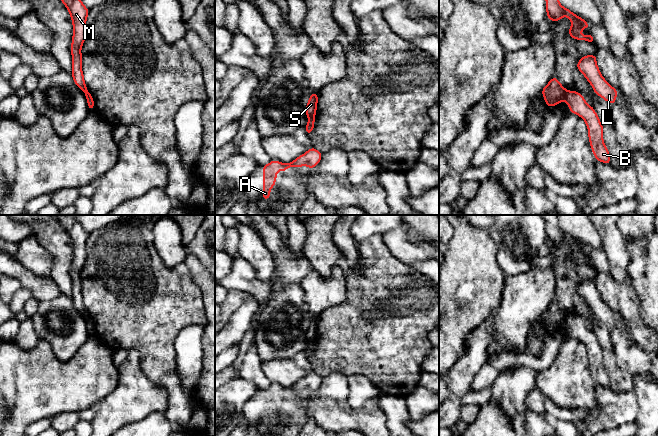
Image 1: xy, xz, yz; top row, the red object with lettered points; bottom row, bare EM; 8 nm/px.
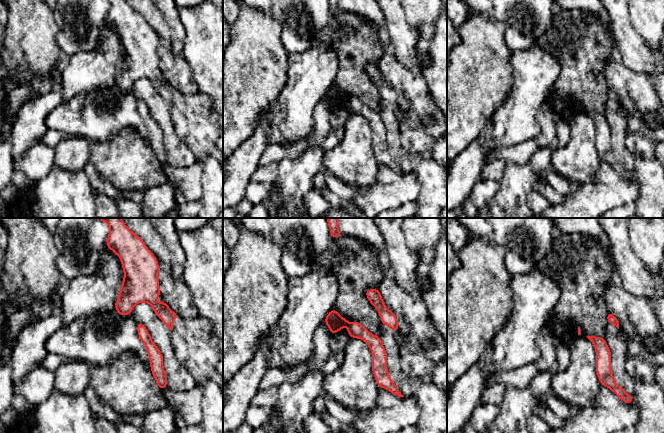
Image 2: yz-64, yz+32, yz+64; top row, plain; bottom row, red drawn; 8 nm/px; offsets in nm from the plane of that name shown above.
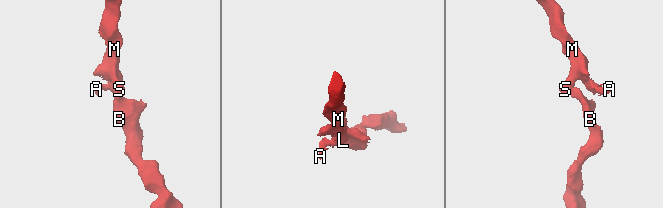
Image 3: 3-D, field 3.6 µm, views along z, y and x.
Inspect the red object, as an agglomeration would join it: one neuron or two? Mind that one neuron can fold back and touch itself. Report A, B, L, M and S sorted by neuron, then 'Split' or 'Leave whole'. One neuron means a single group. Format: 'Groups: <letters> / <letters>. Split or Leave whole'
Groups: A L M S / B. Split

